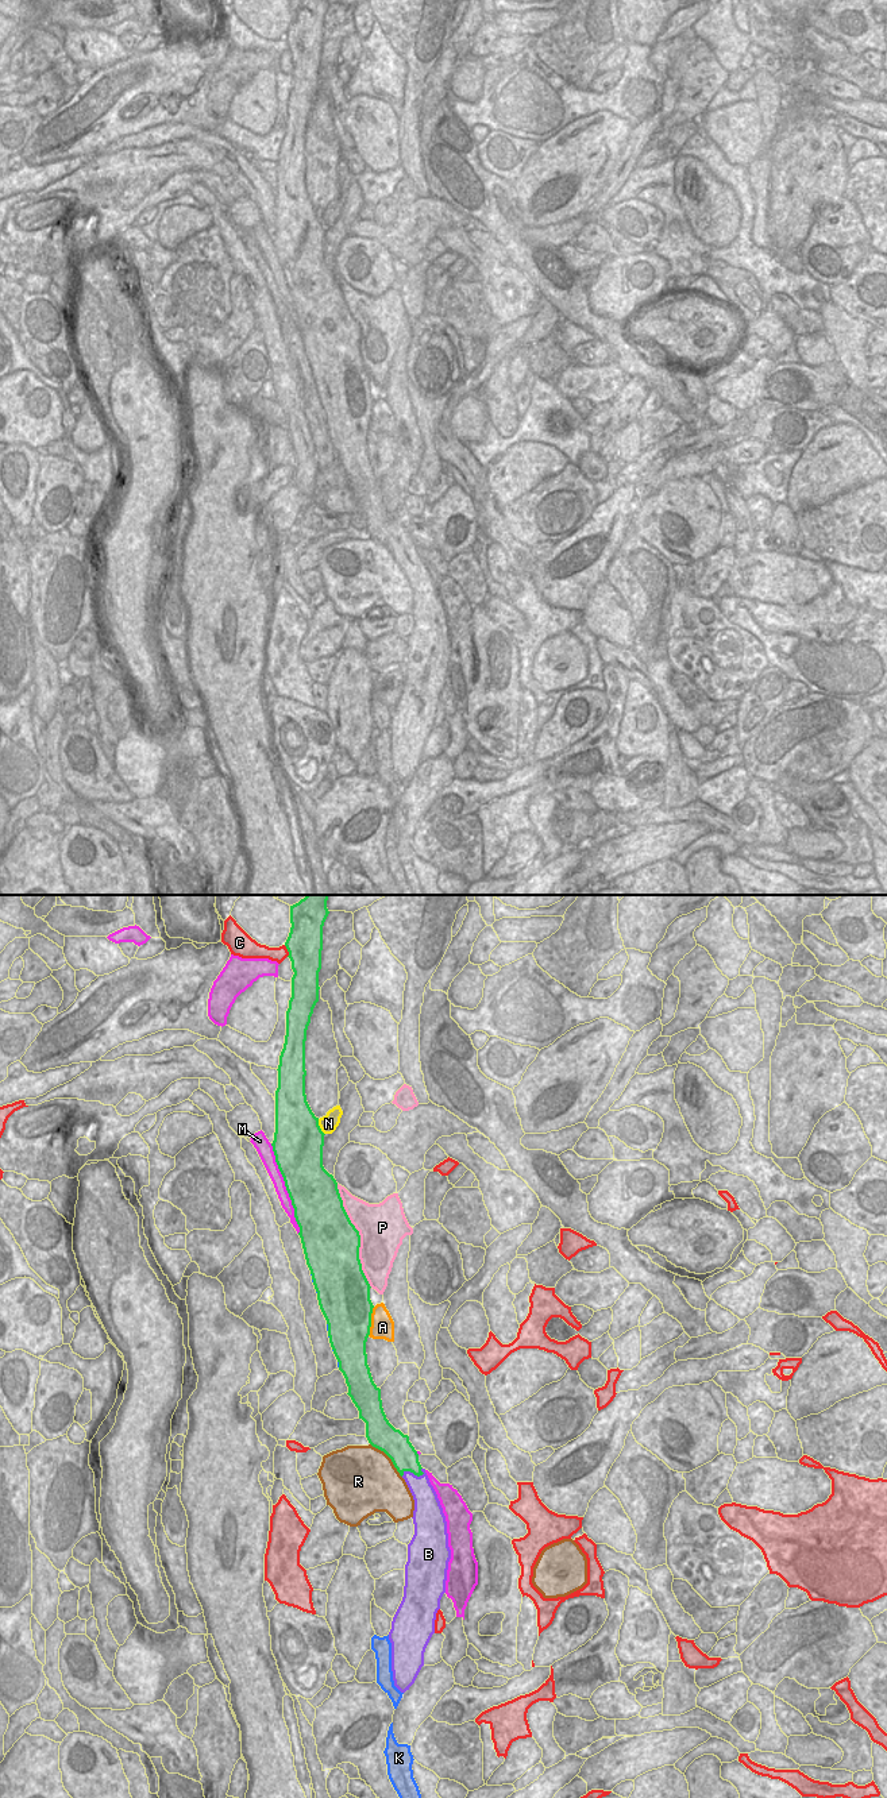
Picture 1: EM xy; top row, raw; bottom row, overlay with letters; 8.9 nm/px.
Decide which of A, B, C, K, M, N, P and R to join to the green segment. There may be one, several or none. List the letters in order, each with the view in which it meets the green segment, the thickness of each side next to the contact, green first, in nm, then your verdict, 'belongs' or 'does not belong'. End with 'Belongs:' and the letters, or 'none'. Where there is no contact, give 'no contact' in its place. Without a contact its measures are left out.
A: xy | 440/220 nm | does not belong
B: xy | 240/200 nm | belongs
C: xy | 320/130 nm | does not belong
K: xy | 440/20 nm | does not belong
M: xy | 440/110 nm | does not belong
N: xy | 440/160 nm | does not belong
P: xy | 480/420 nm | does not belong
R: xy | 260/500 nm | does not belong
Belongs: B

